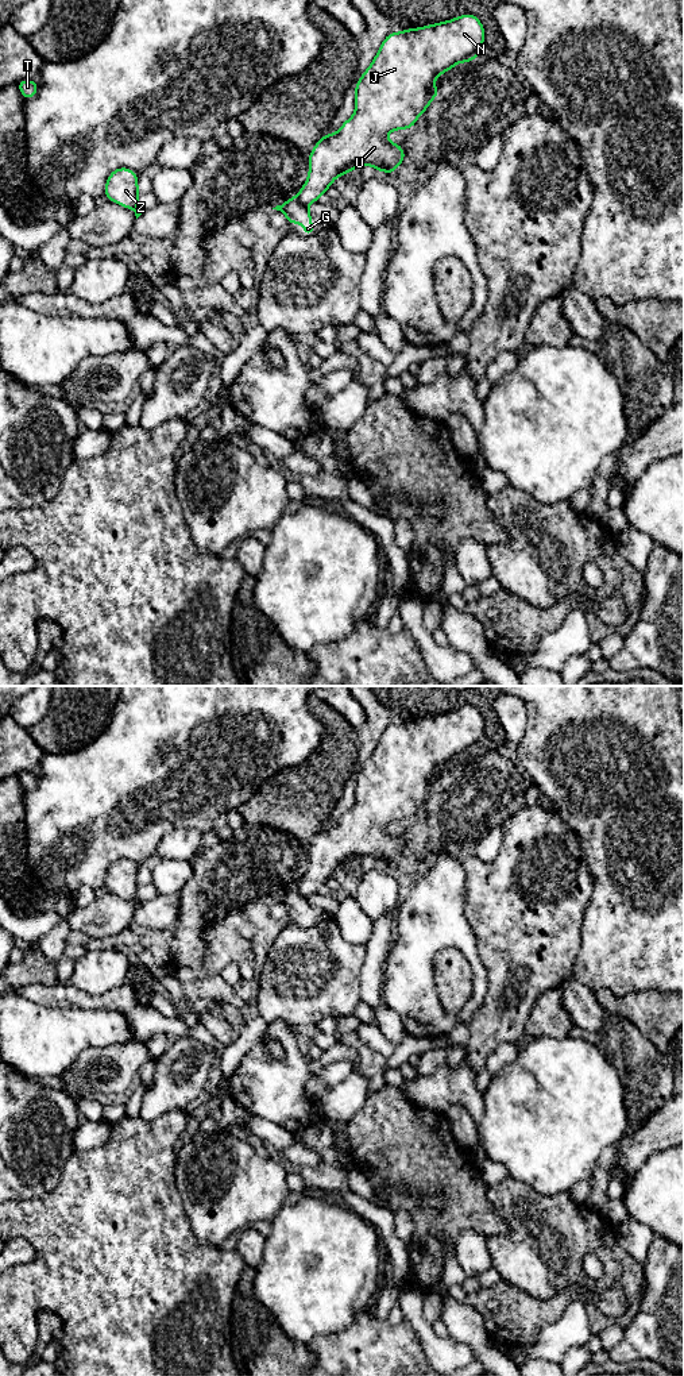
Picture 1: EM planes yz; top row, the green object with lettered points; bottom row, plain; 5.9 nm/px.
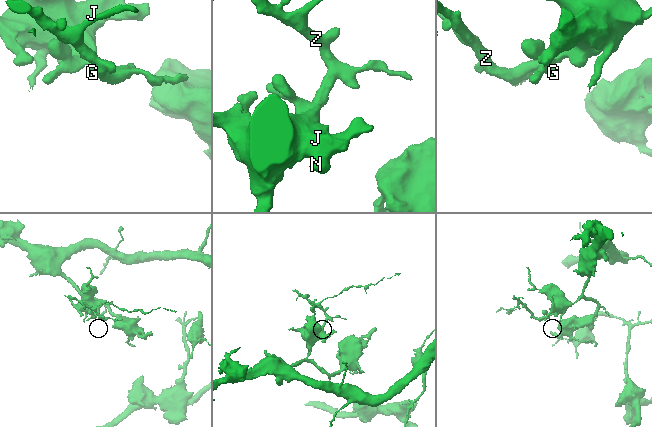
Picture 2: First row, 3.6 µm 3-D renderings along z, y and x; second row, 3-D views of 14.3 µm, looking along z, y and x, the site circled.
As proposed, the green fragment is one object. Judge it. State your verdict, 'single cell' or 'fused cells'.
fused cells

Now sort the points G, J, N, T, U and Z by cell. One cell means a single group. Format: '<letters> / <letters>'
G T Z / J N U

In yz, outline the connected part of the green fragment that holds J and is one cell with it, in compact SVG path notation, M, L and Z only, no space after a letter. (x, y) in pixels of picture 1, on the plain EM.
M464 705L452 712L429 716L421 720L407 720L406 722L391 724L382 733L372 755L362 766L359 774L353 776L356 783L355 805L345 812L336 825L325 825L309 845L309 867L298 886L298 893L308 898L318 893L326 884L337 867L347 867L351 862L370 856L375 862L394 866L395 860L405 852L405 841L398 835L387 832L386 826L394 821L409 821L414 818L420 806L424 806L428 797L441 785L433 778L434 771L444 763L459 755L468 755L479 748L486 724L478 708Z

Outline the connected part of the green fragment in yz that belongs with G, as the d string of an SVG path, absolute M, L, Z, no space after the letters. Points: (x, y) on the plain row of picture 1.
M291 889L273 901L283 903L290 917L294 914L302 916L305 928L309 928L317 922L312 917L312 906L309 905L308 899L298 893L297 889Z

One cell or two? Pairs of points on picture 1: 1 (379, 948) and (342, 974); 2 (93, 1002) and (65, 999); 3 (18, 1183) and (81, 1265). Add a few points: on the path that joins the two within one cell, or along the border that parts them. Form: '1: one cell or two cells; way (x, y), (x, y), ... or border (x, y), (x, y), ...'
1: two cells; border (366, 944), (359, 990)
2: one cell; way (87, 1001), (72, 999)
3: two cells; border (57, 1182), (50, 1191), (39, 1197), (14, 1201)

